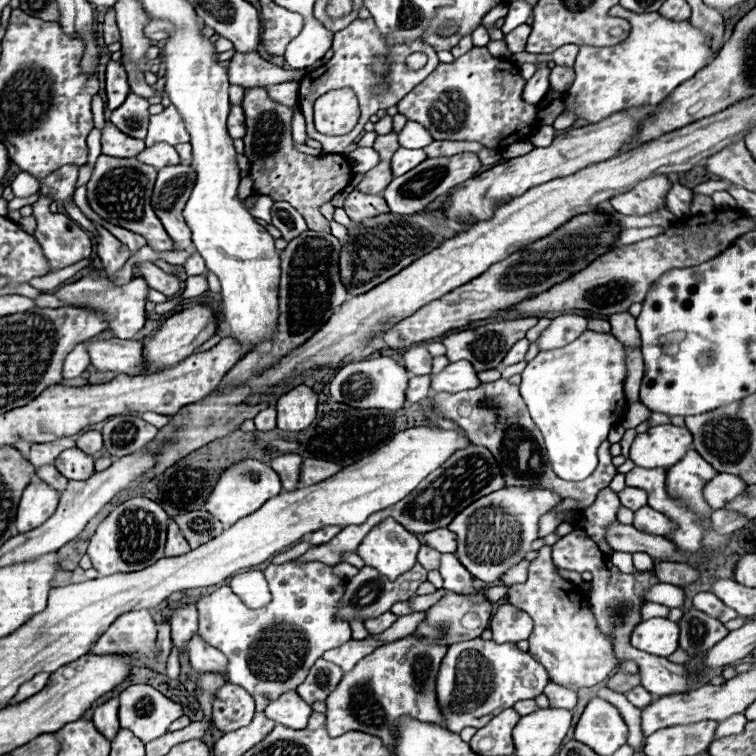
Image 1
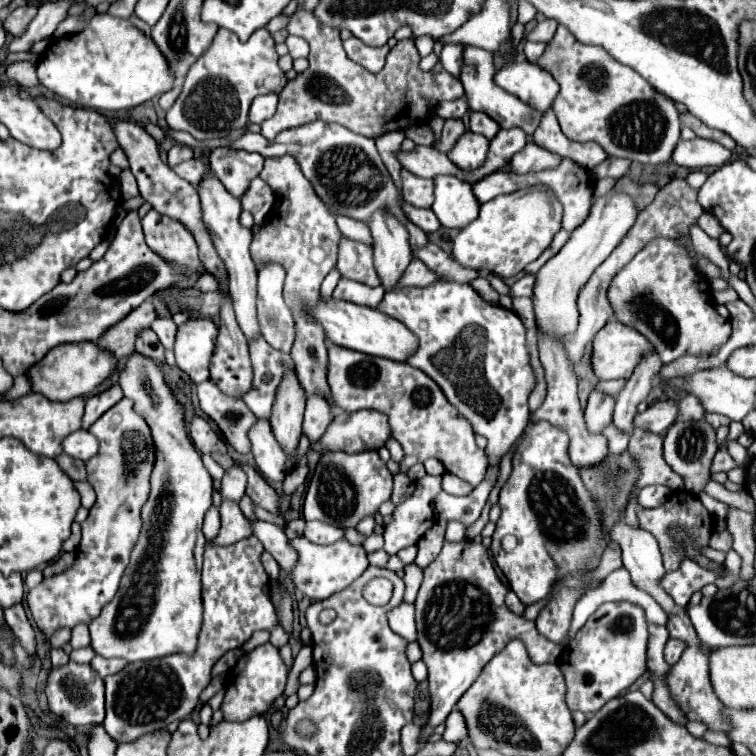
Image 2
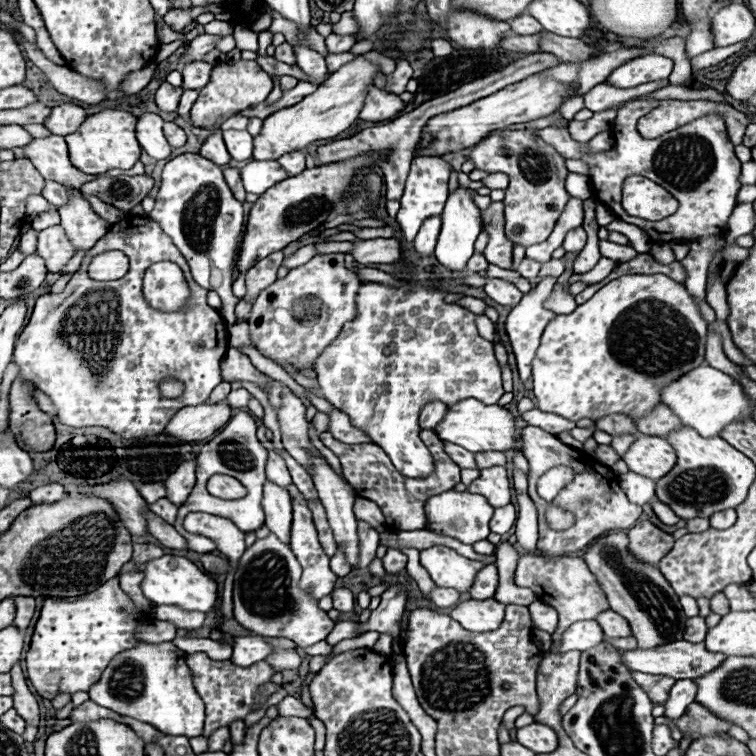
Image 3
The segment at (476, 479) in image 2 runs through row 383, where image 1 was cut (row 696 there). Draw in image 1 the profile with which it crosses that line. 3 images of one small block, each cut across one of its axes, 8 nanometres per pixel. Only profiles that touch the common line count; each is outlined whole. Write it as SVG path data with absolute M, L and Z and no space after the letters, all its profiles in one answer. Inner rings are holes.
M406 636L402 640L394 640L392 644L384 644L376 648L372 654L362 658L350 672L342 676L336 690L326 698L326 728L330 736L340 736L348 730L360 730L372 736L380 736L388 750L394 750L394 720L398 720L402 714L408 714L420 722L440 724L444 726L444 720L440 716L440 708L436 704L434 684L436 684L436 668L440 668L440 660L446 654L444 644L428 642L426 638L418 636Z

